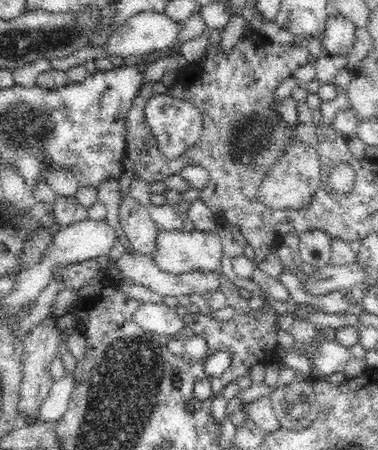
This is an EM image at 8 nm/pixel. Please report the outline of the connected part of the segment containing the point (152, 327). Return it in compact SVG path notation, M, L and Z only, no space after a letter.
M142 302L134 312L134 321L140 330L166 339L174 338L184 326L183 316L164 303Z

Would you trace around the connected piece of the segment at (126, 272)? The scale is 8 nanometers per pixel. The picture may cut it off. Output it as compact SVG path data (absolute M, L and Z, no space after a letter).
M132 247L114 263L125 280L132 280L163 296L177 297L181 294L214 293L220 290L220 282L222 282L220 275L203 270L181 275L162 272L152 257L136 252Z

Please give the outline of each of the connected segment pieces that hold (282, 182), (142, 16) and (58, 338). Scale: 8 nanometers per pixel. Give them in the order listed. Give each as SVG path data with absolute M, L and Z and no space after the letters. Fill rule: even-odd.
M293 141L284 150L280 160L264 176L260 188L258 188L258 199L260 203L272 209L300 209L308 206L315 192L321 185L320 155L310 145Z
M141 12L130 16L103 45L113 55L132 56L168 50L184 26L161 12Z
M47 316L38 325L30 328L26 338L23 340L24 352L24 370L22 384L20 387L20 400L18 404L18 413L26 419L26 424L31 425L36 423L36 419L40 413L40 406L46 401L49 396L53 379L50 375L50 364L57 358L59 346L63 341L62 332L56 326L56 317ZM30 419L30 421L28 421Z

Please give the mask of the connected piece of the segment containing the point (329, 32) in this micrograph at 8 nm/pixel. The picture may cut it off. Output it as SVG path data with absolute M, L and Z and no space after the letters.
M337 15L326 22L323 45L331 55L348 55L356 40L356 25L347 17Z

